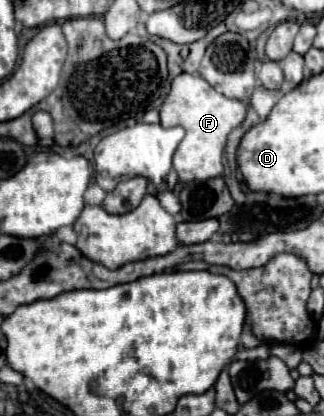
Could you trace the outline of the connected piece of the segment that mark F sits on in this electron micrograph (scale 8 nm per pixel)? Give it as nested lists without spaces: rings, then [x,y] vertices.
[[[181,73],[173,79],[171,91],[161,105],[161,125],[175,127],[181,125],[187,133],[173,155],[173,169],[179,175],[179,181],[203,181],[223,175],[223,151],[227,137],[237,129],[247,115],[247,105],[237,99],[229,99],[217,93],[205,79],[199,75]]]

